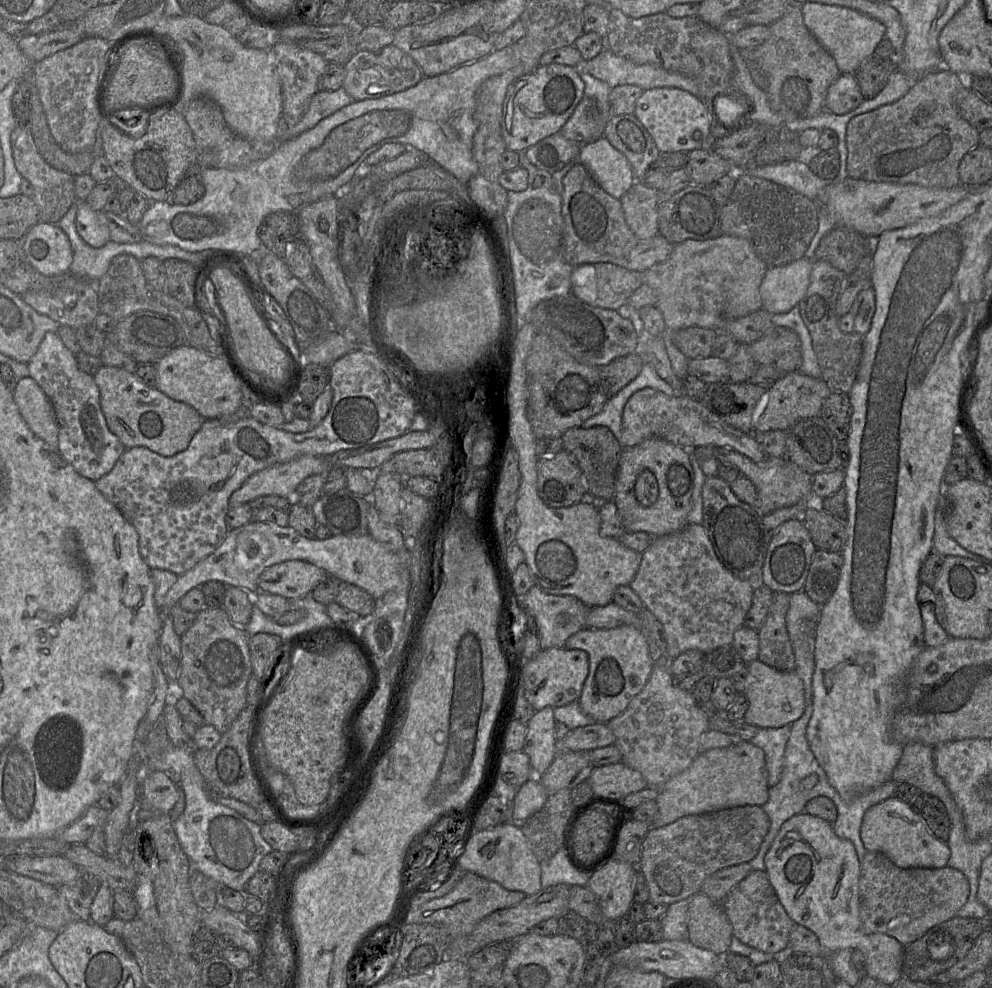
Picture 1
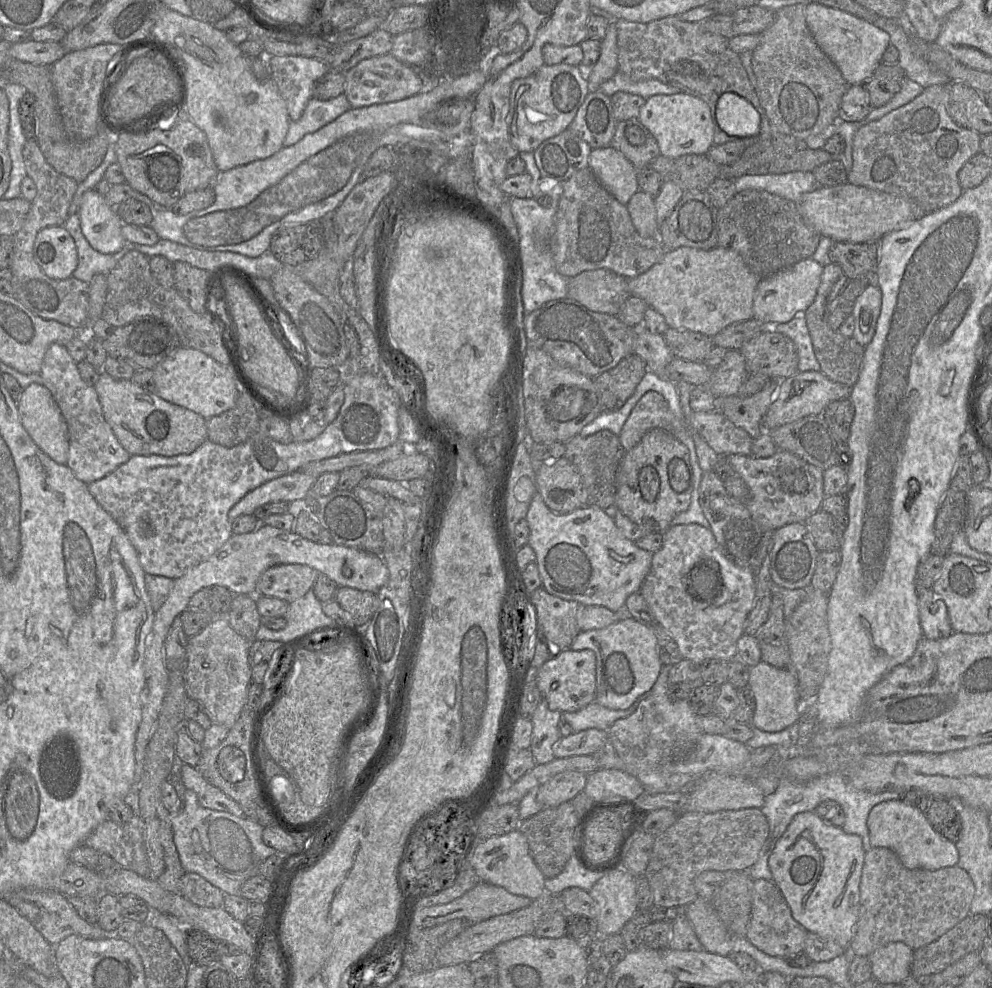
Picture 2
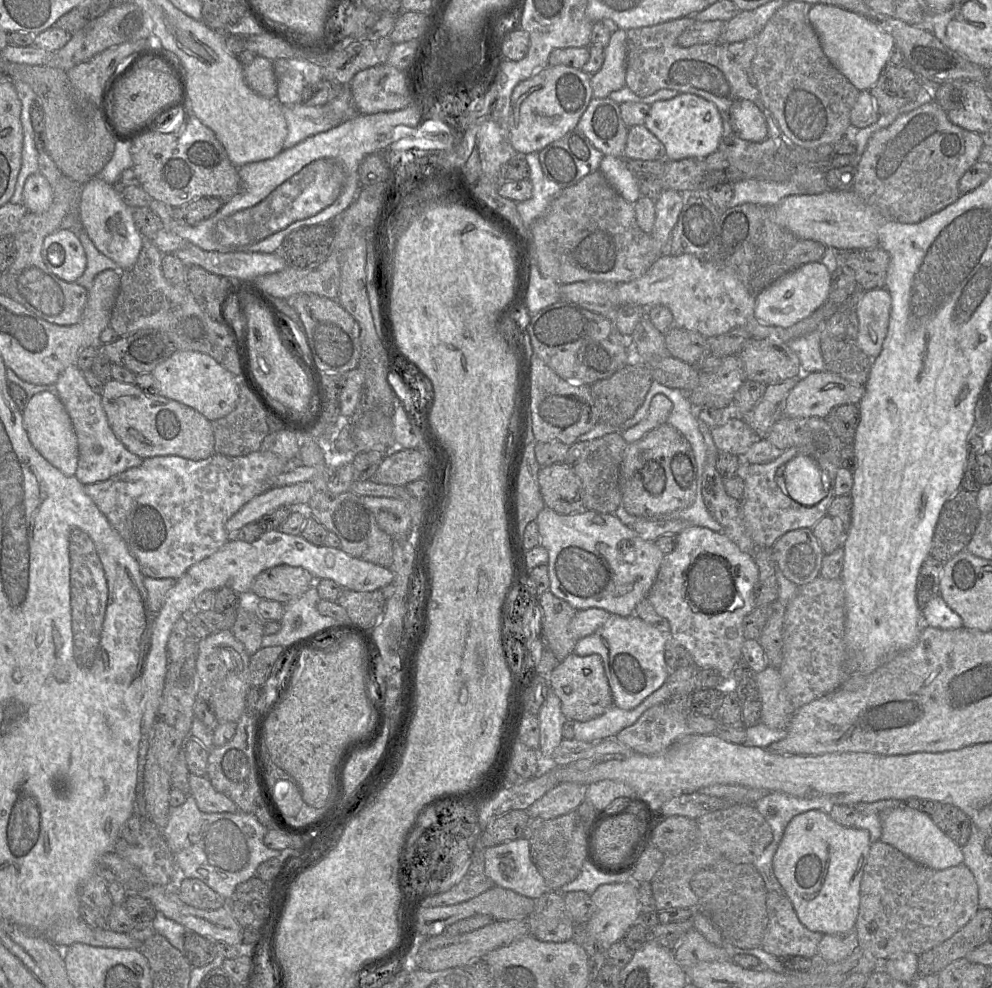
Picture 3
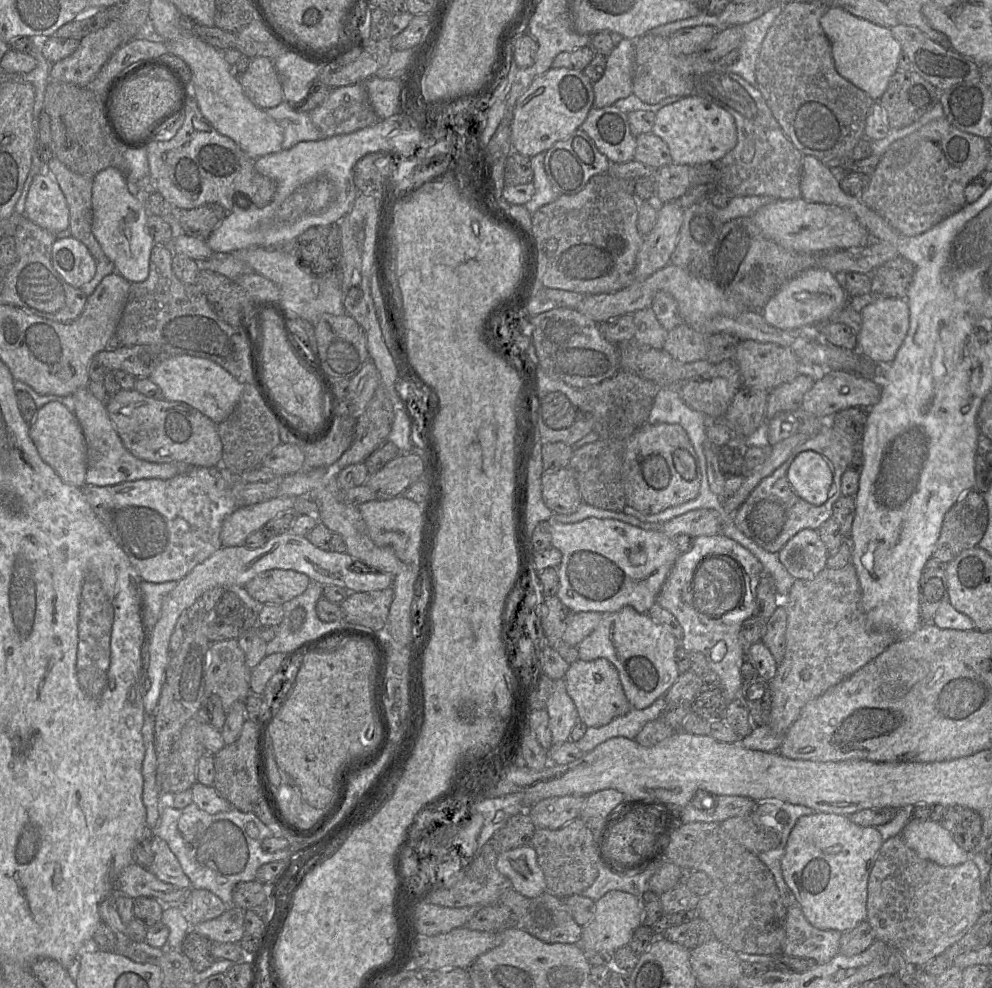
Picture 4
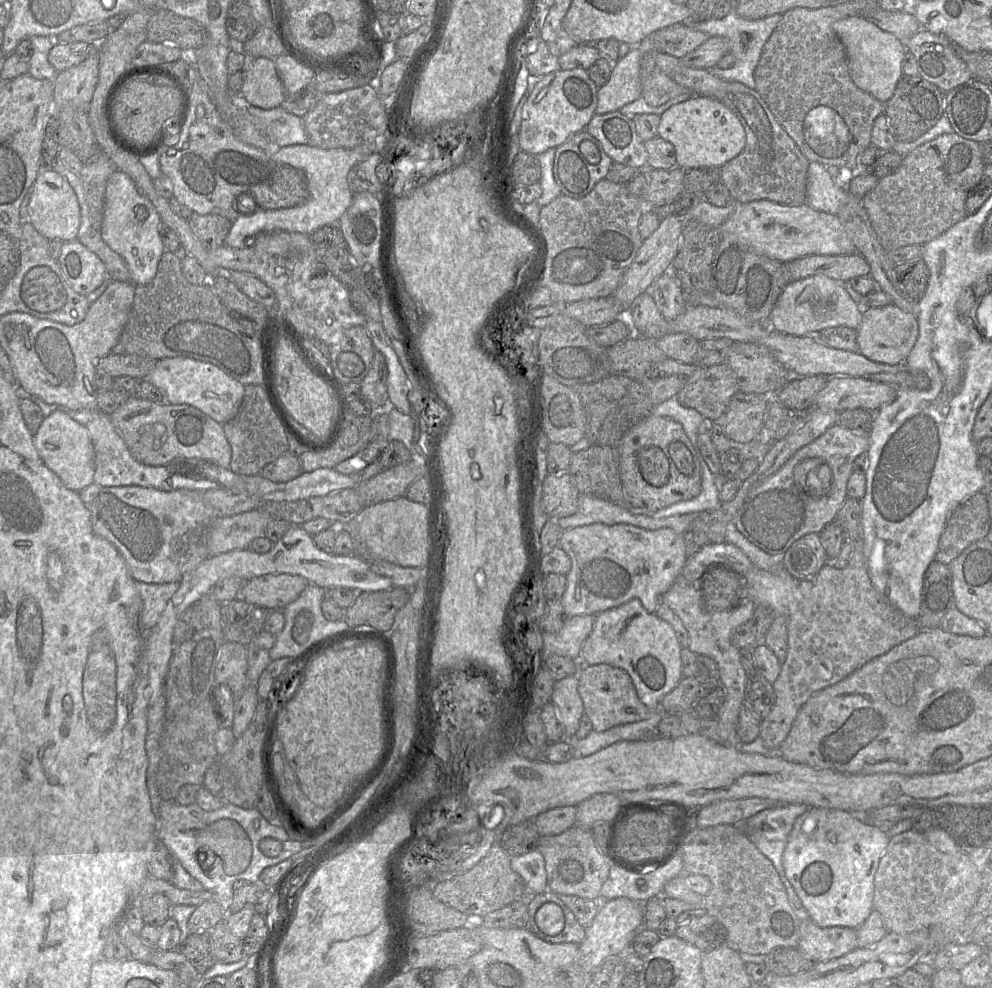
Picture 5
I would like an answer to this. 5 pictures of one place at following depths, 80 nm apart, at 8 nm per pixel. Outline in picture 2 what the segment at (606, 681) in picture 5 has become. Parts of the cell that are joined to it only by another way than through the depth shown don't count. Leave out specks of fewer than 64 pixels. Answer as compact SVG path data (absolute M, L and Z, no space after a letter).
M590 649L555 651L555 654L536 670L537 686L549 709L559 712L575 712L595 701L596 656Z

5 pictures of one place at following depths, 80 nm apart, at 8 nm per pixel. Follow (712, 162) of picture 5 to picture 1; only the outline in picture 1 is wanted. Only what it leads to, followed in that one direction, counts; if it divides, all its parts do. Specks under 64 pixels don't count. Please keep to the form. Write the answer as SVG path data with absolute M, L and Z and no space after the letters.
M678 88L644 90L633 113L652 136L660 152L691 152L706 147L711 115L701 99Z

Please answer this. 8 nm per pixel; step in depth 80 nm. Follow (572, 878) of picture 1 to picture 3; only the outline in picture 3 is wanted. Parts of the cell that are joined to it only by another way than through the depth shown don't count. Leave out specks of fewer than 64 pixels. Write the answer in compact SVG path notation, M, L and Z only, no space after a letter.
M585 862L579 876L561 887L560 893L564 895L571 891L583 891L592 895L600 885L626 881L633 881L631 873L608 875L597 866Z

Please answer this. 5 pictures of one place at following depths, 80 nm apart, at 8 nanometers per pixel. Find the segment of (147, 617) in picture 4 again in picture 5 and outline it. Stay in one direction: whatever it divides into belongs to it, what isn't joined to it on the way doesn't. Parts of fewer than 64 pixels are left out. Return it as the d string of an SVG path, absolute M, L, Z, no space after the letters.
M136 581L135 585L142 599L140 627L144 637L158 623L167 602L178 590L180 582L151 584Z

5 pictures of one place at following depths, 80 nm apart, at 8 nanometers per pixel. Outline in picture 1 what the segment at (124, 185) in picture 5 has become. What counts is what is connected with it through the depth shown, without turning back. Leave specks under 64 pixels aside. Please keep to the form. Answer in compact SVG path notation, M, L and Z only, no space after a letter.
M79 201L76 229L81 238L93 248L101 248L110 240L105 216L93 210L85 201Z

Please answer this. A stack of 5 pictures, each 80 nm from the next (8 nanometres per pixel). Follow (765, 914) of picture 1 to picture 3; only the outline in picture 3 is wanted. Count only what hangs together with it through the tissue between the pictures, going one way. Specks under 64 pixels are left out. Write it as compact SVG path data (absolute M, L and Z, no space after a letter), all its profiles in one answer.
M768 891L766 907L768 924L762 949L776 957L817 958L818 945L824 934L810 931L800 922L789 898L785 894Z

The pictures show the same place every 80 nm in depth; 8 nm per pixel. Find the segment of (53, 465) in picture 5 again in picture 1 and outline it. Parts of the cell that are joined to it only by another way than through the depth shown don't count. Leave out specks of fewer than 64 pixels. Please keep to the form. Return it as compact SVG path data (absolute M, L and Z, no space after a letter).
M27 376L17 381L14 401L30 430L52 449L58 447L58 424L53 406L34 379Z

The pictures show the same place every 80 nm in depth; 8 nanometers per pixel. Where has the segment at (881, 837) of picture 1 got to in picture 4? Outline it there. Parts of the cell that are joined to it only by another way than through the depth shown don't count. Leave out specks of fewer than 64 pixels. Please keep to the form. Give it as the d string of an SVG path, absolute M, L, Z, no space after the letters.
M931 819L910 820L900 835L919 857L940 866L960 865L970 858L970 854L957 845L950 833Z

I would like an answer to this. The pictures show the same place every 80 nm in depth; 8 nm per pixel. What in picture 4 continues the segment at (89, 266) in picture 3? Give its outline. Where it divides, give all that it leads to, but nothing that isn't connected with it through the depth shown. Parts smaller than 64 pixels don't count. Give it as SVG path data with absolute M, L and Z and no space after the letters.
M52 157L46 165L46 170L57 181L61 188L69 208L69 229L70 236L81 241L91 252L96 261L96 273L91 281L84 284L80 289L88 297L95 291L96 287L102 281L102 279L115 272L114 264L108 259L102 250L100 244L96 240L92 232L92 188L93 177L80 175L71 171L66 165L64 165L56 157Z

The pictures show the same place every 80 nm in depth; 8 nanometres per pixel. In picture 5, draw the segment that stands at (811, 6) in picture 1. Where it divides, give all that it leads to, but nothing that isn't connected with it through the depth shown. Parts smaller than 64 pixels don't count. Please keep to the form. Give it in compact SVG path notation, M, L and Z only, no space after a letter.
M861 16L840 19L834 23L833 29L845 48L848 70L854 84L878 101L886 103L903 76L902 64L908 53L905 44Z

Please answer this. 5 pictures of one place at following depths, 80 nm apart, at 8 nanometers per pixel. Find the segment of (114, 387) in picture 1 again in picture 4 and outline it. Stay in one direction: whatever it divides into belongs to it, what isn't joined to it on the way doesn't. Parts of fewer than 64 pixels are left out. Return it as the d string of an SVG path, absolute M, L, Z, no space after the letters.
M121 389L105 405L124 446L135 457L152 463L182 462L191 466L221 465L223 445L217 424L184 402L153 399L135 389Z

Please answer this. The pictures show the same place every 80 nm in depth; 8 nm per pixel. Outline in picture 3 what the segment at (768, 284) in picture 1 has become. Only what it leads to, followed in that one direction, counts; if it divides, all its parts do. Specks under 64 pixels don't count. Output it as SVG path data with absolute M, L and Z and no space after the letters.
M822 262L802 265L783 276L755 297L755 318L764 325L783 328L810 317L828 300L831 289L831 273Z

